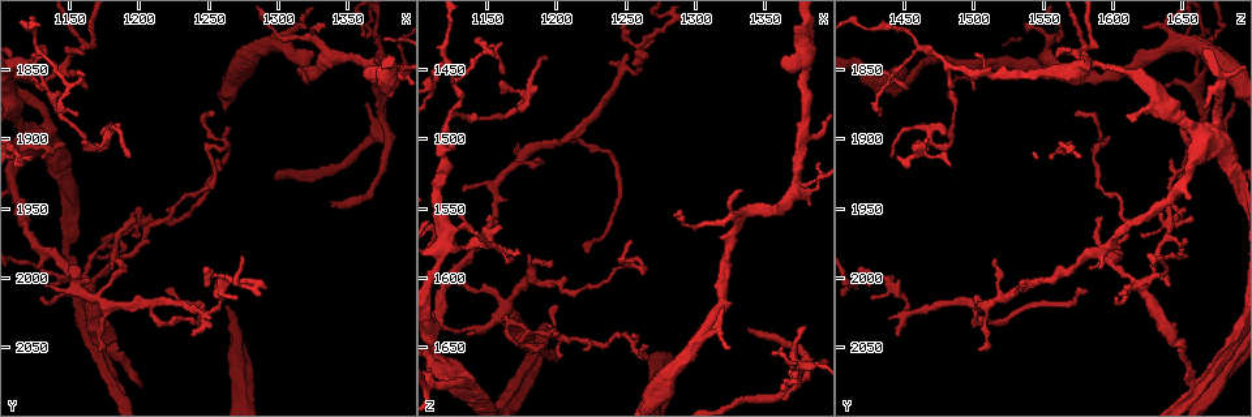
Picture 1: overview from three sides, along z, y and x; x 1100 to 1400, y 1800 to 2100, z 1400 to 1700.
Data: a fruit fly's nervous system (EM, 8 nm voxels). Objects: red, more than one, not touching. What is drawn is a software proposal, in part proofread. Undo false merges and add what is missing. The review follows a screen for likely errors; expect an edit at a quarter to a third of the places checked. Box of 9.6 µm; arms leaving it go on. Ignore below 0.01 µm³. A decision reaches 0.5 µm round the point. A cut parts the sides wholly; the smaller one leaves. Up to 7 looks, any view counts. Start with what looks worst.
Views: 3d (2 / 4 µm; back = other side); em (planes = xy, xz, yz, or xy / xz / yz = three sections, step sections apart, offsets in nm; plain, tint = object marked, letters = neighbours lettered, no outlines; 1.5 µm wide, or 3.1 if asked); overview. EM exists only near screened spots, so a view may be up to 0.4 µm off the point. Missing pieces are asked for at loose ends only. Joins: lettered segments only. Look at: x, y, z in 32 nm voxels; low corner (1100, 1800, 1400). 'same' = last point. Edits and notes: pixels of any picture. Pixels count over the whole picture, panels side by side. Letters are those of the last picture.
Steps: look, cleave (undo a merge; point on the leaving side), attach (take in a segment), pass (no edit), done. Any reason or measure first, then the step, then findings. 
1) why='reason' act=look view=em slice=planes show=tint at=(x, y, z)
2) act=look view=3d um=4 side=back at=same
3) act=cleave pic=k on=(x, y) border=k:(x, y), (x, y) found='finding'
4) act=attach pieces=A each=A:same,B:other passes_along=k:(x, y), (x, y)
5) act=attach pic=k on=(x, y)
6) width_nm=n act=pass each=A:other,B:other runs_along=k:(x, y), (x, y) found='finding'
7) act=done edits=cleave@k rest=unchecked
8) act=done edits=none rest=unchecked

act=look view=em slice=xz step=4 show=letters at=(1206, 2018, 1502)

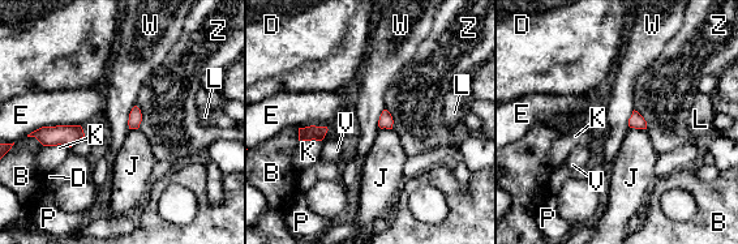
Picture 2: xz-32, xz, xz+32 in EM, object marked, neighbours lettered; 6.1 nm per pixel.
act=pass each=B:other,D:other,E:other,J:other,K:other,L:other,P:other,V:other,W:other,Z:other border=2:(630, 127), (644, 129) found='all the same neuron'

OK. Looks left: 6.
why='an open end' act=look view=em slice=planes show=tint at=(1224, 2008, 1582)

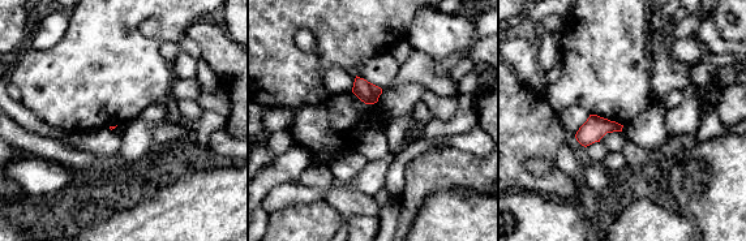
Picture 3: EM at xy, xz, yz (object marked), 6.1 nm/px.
why='what lies round it' act=look view=em slice=planes show=letters at=same

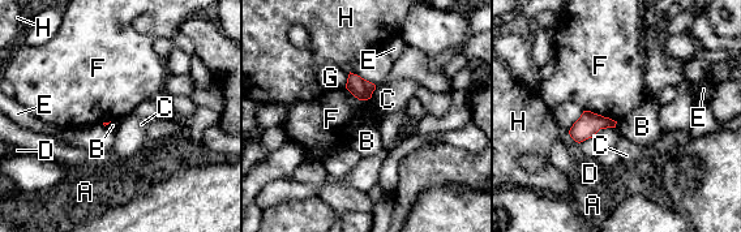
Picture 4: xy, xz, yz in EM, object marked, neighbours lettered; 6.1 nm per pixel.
act=pass each=A:other,B:other,C:other,D:other,E:other,F:other,G:other,H:other border=4:(585, 110), (608, 116), (616, 121) found='no lettered segment goes on from it'

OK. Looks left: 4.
why='branch stops here' act=look view=em slice=planes show=letters at=(1156, 1882, 1436)

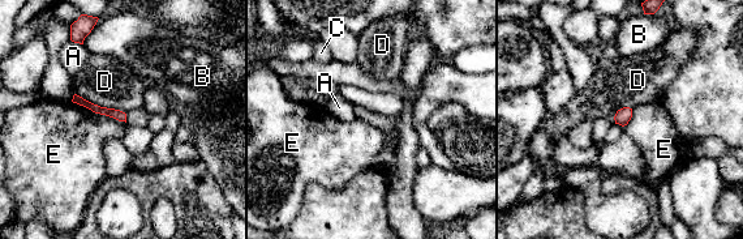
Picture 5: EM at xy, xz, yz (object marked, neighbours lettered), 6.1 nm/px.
width_nm=70 act=pass each=A:other,B:other,C:other,D:other,E:other runs_along=5:(76, 98), (123, 118) found='none of them fits'

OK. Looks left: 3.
act=done edits=none rest=unchecked

